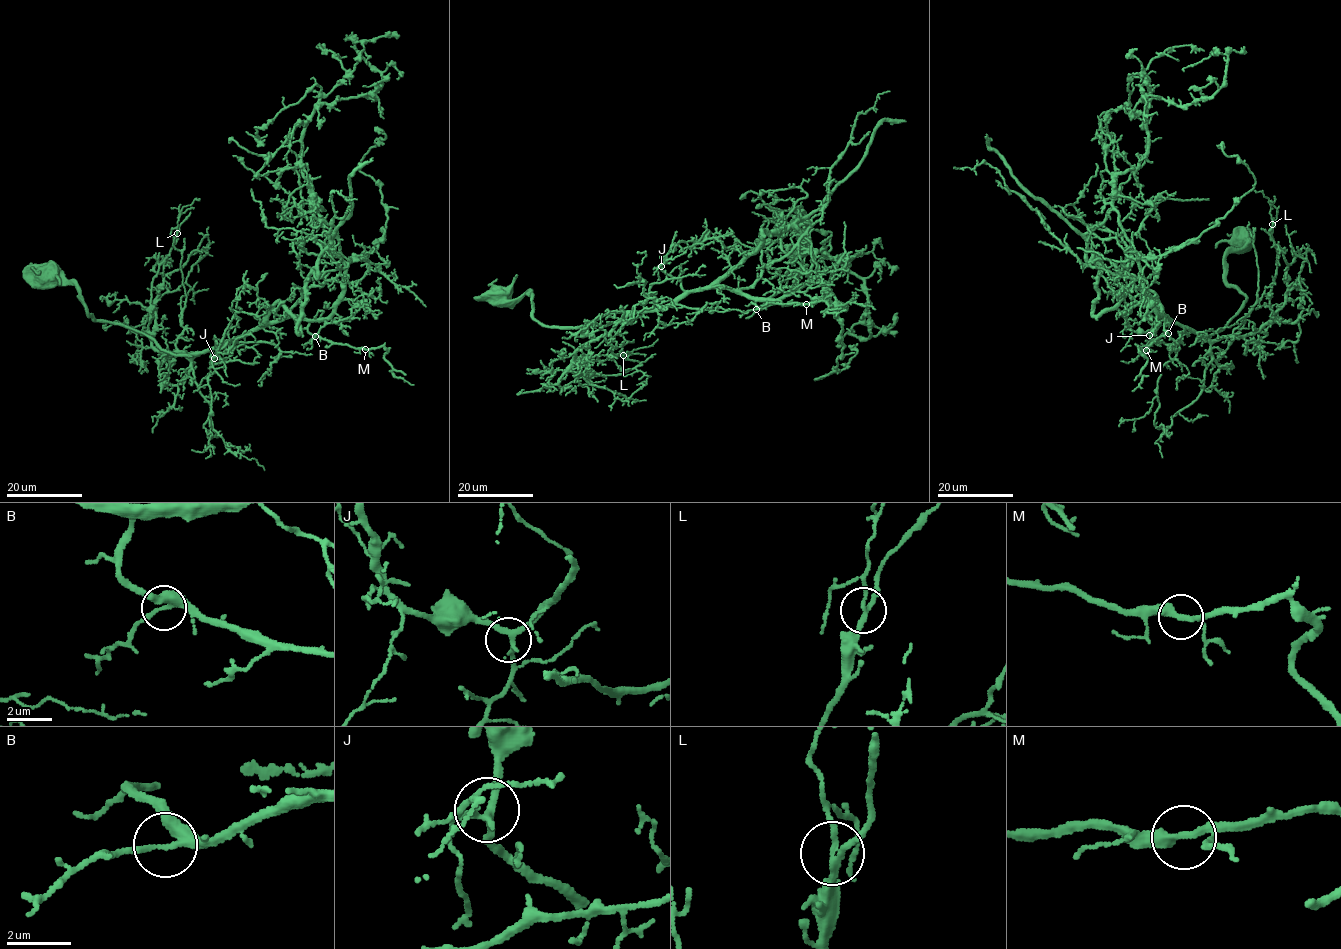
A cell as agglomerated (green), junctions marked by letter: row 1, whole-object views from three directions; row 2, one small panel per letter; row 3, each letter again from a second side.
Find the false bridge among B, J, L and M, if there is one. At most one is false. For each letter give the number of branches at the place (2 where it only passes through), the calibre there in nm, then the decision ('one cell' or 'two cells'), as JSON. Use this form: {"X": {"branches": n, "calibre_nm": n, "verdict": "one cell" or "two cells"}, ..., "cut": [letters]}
{"B": {"branches": 3, "calibre_nm": 220, "verdict": "one cell"}, "J": {"branches": 3, "calibre_nm": 220, "verdict": "one cell"}, "L": {"branches": 3, "calibre_nm": 190, "verdict": "one cell"}, "M": {"branches": 3, "calibre_nm": 240, "verdict": "one cell"}, "cut": []}

